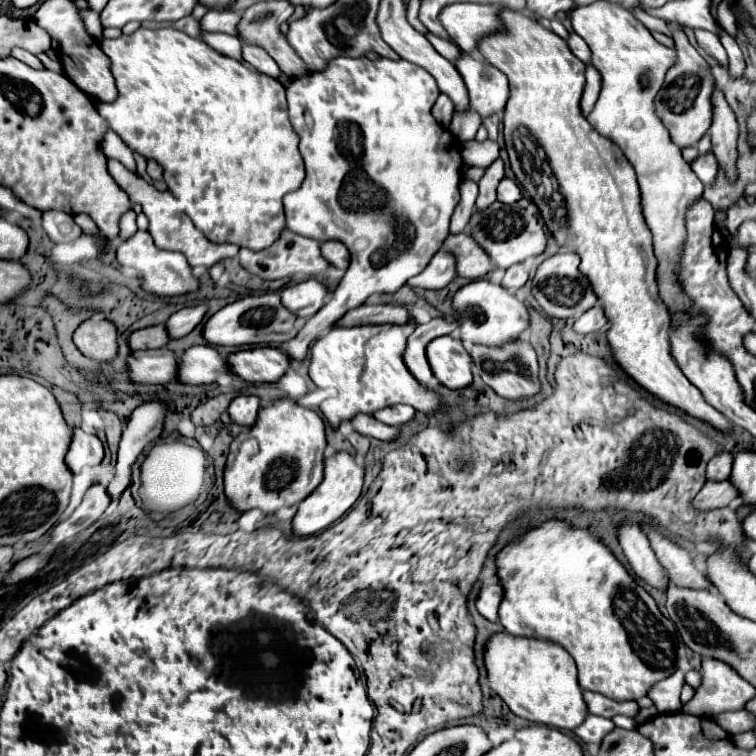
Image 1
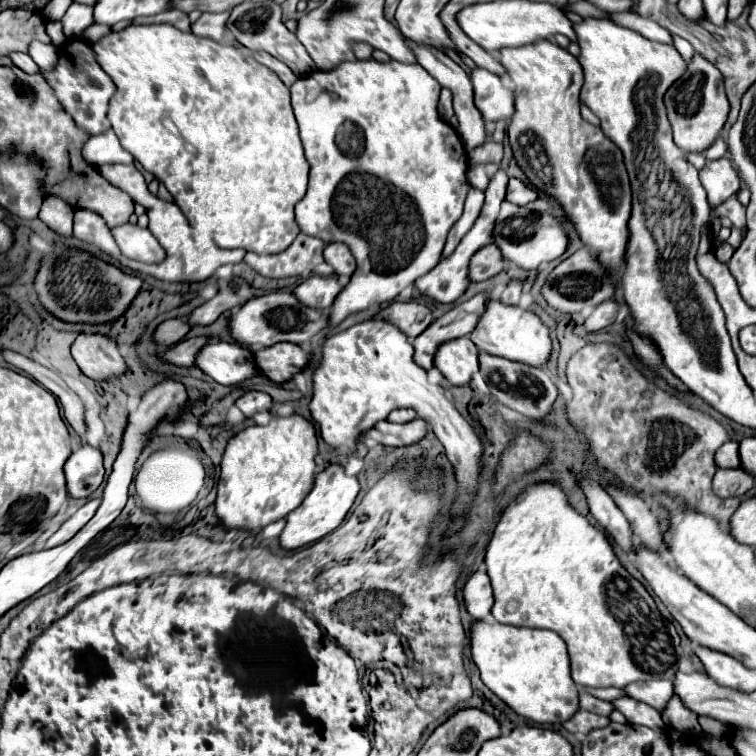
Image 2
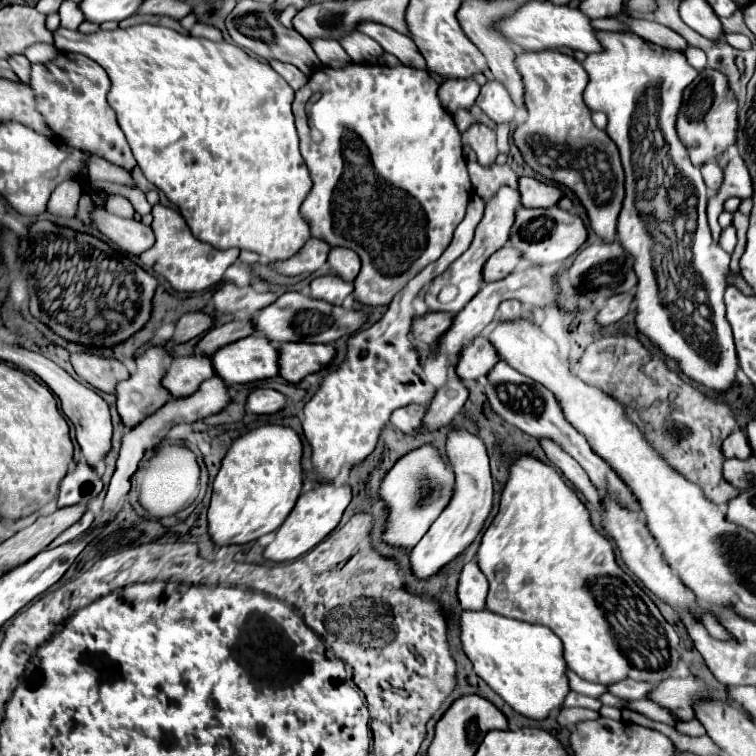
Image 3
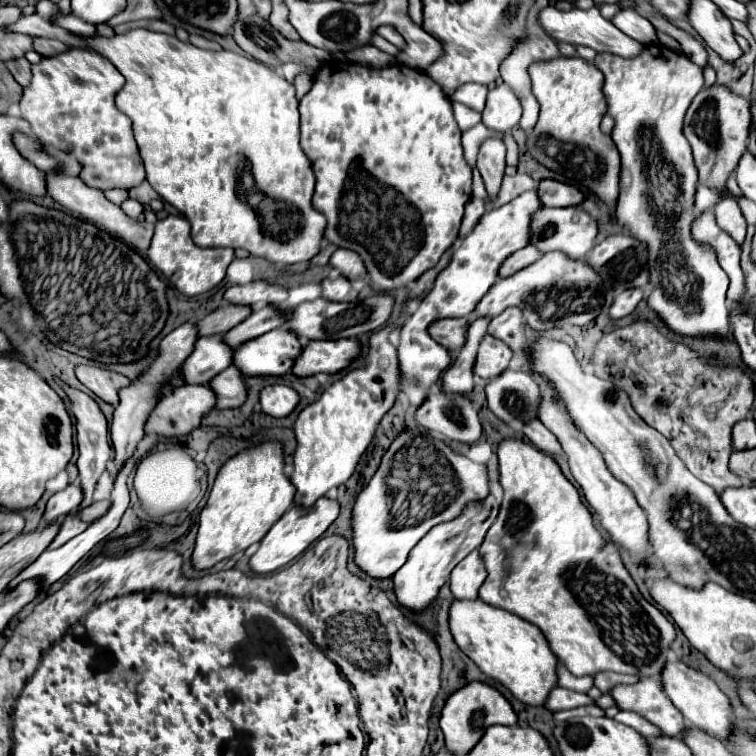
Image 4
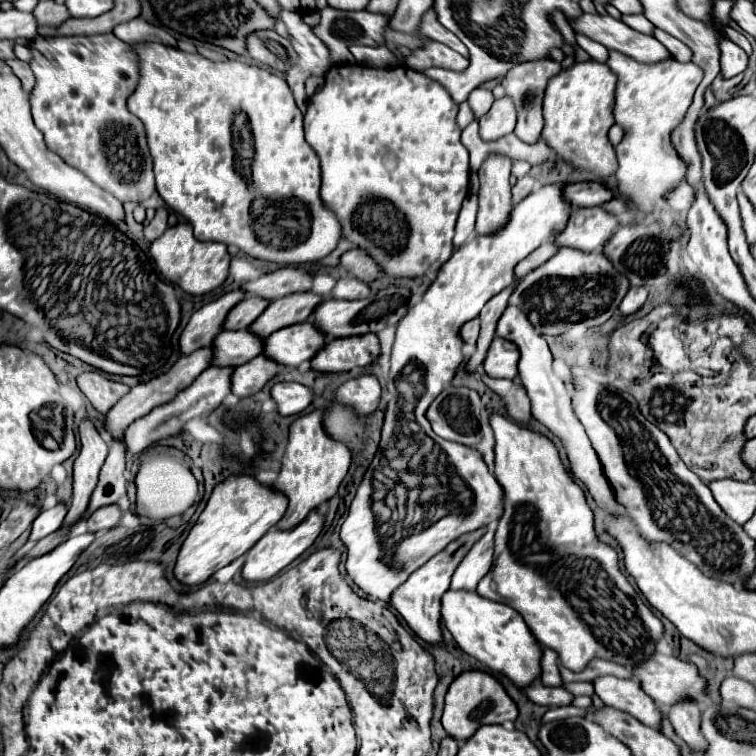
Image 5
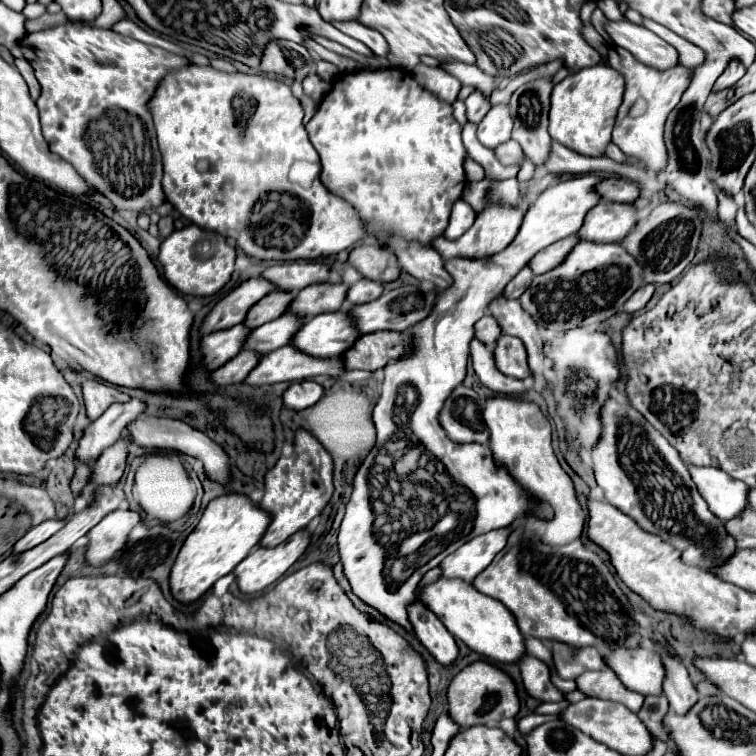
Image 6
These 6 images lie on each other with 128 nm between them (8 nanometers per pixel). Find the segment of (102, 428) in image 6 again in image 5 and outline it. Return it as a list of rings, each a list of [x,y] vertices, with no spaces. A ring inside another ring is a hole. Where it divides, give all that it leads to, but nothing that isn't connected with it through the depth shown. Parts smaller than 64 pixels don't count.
[[[212,346],[198,348],[196,352],[192,352],[192,354],[188,354],[188,356],[182,356],[166,374],[162,374],[162,376],[158,376],[158,378],[152,378],[150,382],[144,382],[144,384],[134,386],[134,388],[132,388],[120,402],[116,402],[116,406],[106,414],[106,430],[108,430],[108,434],[110,434],[114,440],[120,440],[120,438],[124,436],[126,428],[128,428],[134,420],[146,416],[146,414],[152,412],[156,406],[162,406],[162,404],[168,404],[170,400],[174,400],[178,392],[182,392],[184,388],[188,388],[188,386],[210,366],[210,362],[212,362]]]

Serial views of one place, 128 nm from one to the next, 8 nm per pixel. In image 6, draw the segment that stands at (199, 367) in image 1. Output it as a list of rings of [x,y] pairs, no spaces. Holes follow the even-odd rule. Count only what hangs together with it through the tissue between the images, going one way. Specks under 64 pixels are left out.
[[[346,310],[326,312],[308,320],[294,336],[294,346],[318,358],[342,356],[358,340],[356,322]]]

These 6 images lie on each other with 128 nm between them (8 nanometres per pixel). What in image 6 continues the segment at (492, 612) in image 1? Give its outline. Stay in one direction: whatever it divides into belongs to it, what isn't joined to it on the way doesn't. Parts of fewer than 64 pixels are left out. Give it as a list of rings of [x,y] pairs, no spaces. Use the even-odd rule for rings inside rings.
[[[510,526],[472,538],[440,562],[442,574],[446,578],[460,578],[464,582],[472,582],[480,574],[480,570],[484,570],[494,560],[494,556],[506,546],[508,536]]]

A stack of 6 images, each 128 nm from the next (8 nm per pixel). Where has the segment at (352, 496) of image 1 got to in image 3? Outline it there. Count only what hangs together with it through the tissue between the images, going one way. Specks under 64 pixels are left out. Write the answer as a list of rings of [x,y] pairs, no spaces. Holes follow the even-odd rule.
[[[324,482],[324,484],[316,486],[314,490],[302,494],[298,498],[296,506],[292,508],[290,516],[276,530],[274,542],[268,548],[264,548],[264,558],[270,560],[270,562],[276,562],[276,564],[282,564],[282,562],[296,560],[302,554],[306,554],[308,550],[312,550],[318,542],[322,542],[338,526],[338,522],[340,522],[340,518],[342,518],[342,514],[346,510],[346,506],[350,504],[350,498],[352,498],[350,486],[334,488],[328,482]]]

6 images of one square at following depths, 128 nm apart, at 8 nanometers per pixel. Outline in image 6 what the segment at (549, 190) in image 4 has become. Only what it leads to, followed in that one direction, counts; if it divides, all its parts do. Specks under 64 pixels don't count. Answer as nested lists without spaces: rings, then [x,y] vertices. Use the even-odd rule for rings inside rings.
[[[612,176],[608,180],[602,180],[598,186],[598,192],[614,202],[636,202],[636,198],[640,196],[640,186],[634,184],[628,178],[620,178],[620,176]]]

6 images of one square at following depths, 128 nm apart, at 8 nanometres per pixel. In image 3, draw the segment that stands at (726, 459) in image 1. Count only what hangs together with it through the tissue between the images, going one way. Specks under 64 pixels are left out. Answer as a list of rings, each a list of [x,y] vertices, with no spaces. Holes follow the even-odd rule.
[[[734,430],[722,444],[722,450],[724,450],[724,456],[726,458],[748,458],[752,456],[752,448],[748,444],[748,438],[744,436],[742,430]]]

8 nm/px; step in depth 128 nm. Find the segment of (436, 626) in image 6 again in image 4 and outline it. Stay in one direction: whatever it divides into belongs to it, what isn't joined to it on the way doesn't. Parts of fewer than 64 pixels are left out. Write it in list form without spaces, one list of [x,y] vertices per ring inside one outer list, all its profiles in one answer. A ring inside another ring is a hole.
[[[490,494],[486,498],[486,508],[480,508],[480,504],[470,504],[462,512],[460,518],[432,528],[424,536],[424,540],[420,540],[420,544],[416,544],[416,548],[410,552],[408,562],[394,574],[392,590],[394,590],[398,604],[402,604],[404,608],[408,608],[416,614],[424,612],[436,600],[440,588],[448,582],[448,576],[456,568],[456,564],[462,562],[476,546],[482,544],[488,528],[494,524],[494,520],[498,516],[498,508],[500,508],[500,504]]]

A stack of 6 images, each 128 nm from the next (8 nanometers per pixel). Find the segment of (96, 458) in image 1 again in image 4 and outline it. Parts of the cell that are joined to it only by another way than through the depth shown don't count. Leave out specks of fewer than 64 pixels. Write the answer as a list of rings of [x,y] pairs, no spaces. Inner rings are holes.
[[[68,486],[62,492],[56,492],[48,504],[46,504],[46,512],[44,512],[44,522],[52,524],[56,522],[60,516],[66,516],[70,510],[74,510],[78,504],[82,502],[82,490],[78,486]]]

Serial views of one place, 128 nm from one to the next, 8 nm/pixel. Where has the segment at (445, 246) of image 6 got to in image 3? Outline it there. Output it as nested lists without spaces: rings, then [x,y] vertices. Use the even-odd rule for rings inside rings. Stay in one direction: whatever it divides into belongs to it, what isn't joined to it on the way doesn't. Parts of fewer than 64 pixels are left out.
[[[474,124],[472,128],[468,128],[462,134],[462,142],[476,152],[480,166],[492,166],[496,162],[496,156],[500,154],[496,146],[496,132],[484,124]]]

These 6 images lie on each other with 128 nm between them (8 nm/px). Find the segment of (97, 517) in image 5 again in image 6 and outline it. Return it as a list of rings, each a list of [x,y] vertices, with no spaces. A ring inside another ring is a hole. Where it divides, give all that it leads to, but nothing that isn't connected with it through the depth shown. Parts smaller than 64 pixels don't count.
[[[114,510],[90,532],[90,544],[86,550],[86,564],[104,566],[114,560],[128,542],[132,528],[140,522],[140,514],[132,510]]]

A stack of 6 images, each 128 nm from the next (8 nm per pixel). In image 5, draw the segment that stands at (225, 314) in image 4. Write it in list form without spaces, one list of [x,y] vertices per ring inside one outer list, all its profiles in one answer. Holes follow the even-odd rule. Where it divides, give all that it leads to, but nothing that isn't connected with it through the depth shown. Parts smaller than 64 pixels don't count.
[[[250,296],[238,306],[234,306],[224,322],[226,330],[244,330],[248,328],[260,314],[262,310],[270,304],[270,300],[260,300],[260,296]]]

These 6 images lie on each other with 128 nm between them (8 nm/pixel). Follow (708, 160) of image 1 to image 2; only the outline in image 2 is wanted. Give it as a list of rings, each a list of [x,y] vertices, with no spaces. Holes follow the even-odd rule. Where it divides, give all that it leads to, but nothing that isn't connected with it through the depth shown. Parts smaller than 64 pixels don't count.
[[[728,158],[708,162],[704,170],[700,170],[700,180],[708,192],[708,204],[712,210],[740,190],[740,176]]]

